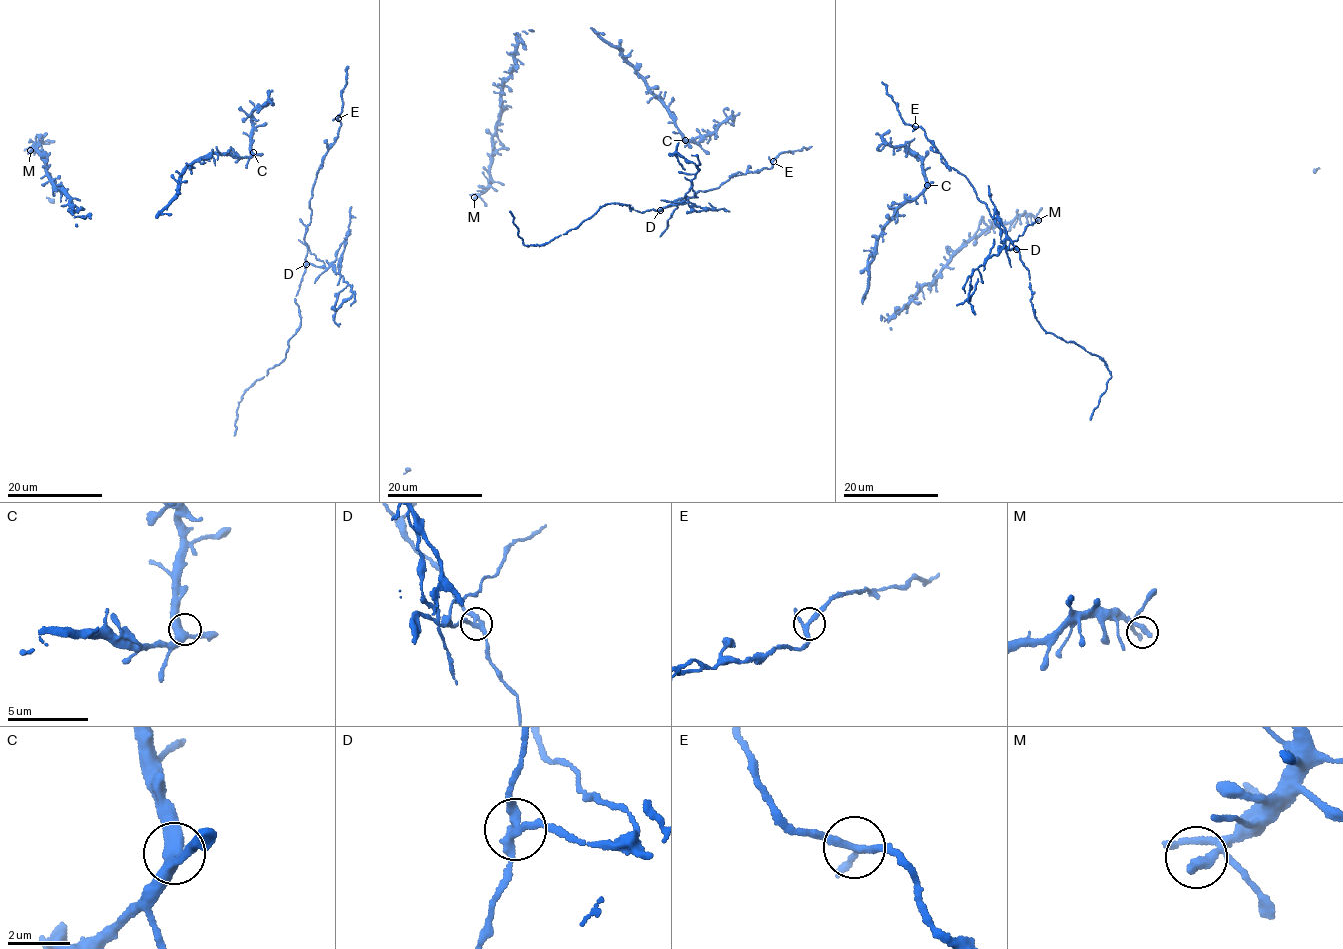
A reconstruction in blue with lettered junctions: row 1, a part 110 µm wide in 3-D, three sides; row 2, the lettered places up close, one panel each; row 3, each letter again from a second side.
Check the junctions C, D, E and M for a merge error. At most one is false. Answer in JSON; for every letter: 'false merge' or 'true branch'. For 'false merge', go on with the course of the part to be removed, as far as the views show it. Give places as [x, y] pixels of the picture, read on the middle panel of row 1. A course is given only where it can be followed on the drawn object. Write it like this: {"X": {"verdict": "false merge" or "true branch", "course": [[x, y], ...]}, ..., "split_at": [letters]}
{"C": {"verdict": "true branch"}, "D": {"verdict": "false merge", "course": [[660, 209], [685, 200], [698, 169], [677, 152], [668, 152], [673, 155]]}, "E": {"verdict": "true branch"}, "M": {"verdict": "true branch"}, "split_at": ["D"]}

